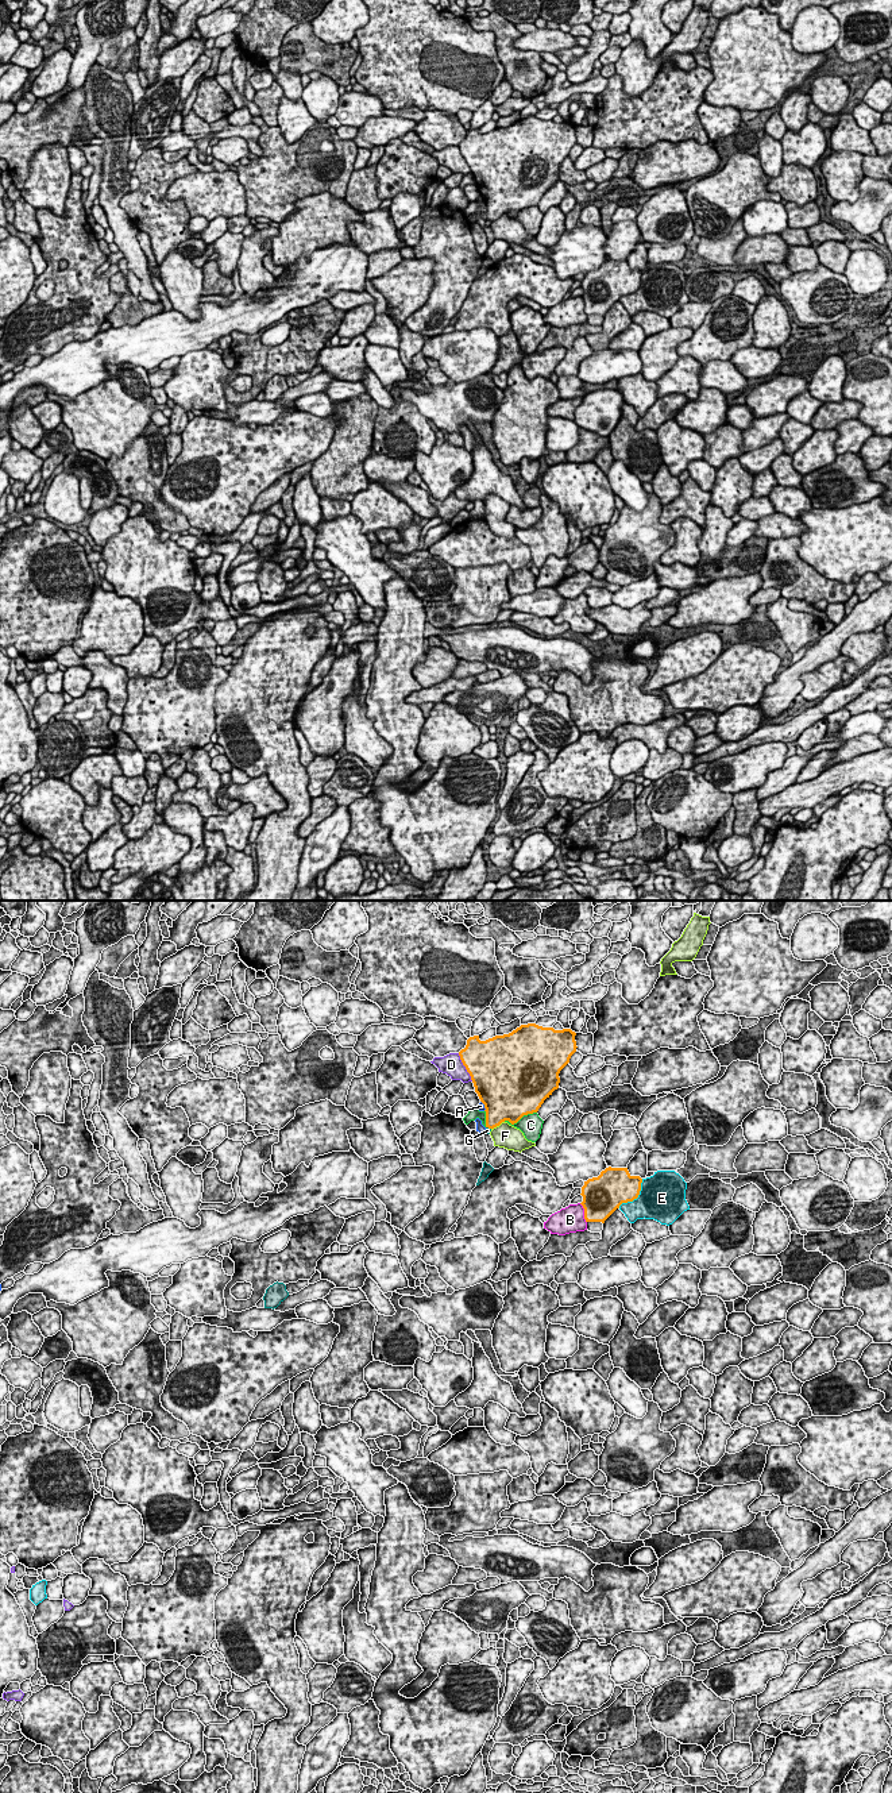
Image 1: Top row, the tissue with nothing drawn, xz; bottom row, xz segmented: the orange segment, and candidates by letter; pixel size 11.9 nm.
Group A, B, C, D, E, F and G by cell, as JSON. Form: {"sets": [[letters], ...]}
{"sets": [["A"], ["B"], ["C"], ["D"], ["E"], ["F"], ["G"]]}

